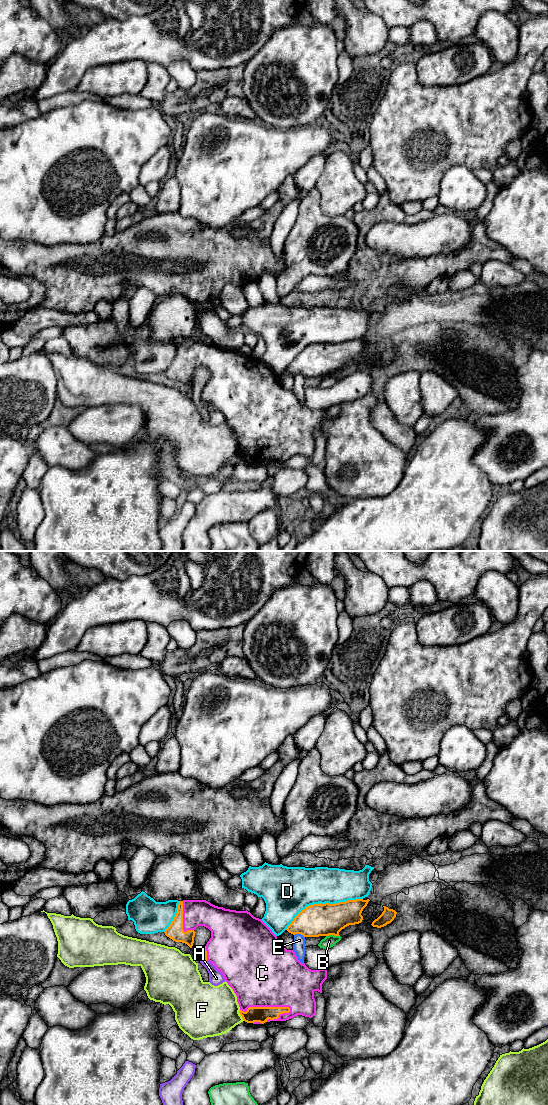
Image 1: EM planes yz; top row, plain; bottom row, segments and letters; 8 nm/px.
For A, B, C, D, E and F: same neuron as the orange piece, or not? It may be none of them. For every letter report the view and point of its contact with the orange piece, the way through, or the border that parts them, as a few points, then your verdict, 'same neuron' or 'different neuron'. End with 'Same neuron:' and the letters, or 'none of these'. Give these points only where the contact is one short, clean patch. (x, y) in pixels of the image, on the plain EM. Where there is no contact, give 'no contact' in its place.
A: meets orange in yz at (203, 399); different neuron
B: meets orange in yz at (332, 374); different neuron
C: meets orange in yz at (266, 447); same neuron
D: meets orange in yz at (322, 344); different neuron
E: meets orange in yz at (299, 373); different neuron
F: meets orange in yz at (241, 455); different neuron
Same neuron: C

